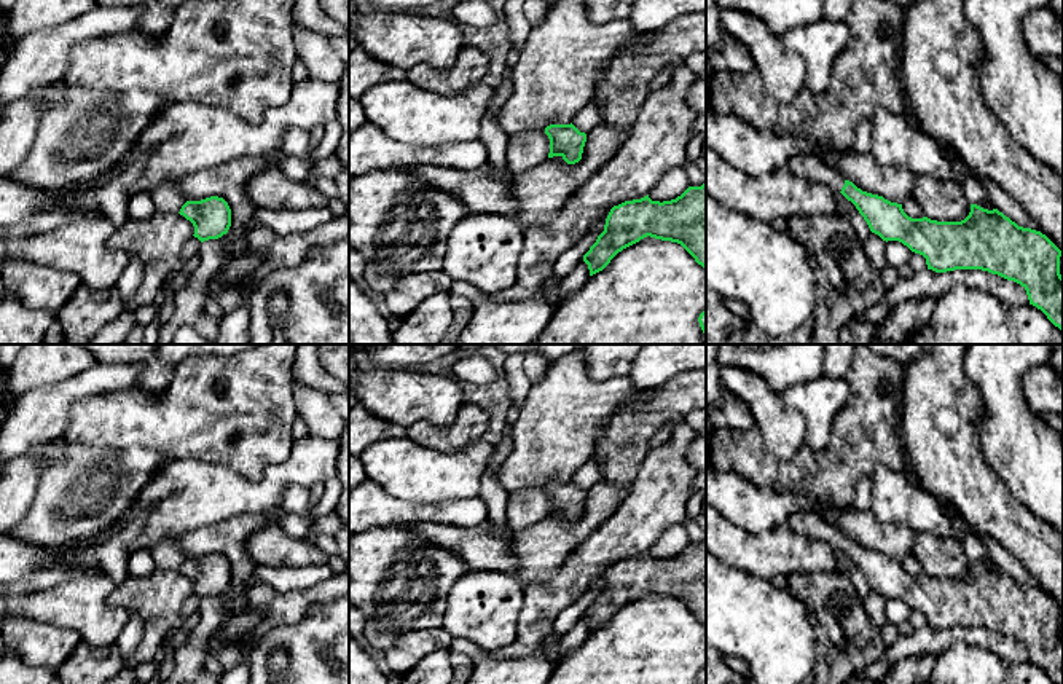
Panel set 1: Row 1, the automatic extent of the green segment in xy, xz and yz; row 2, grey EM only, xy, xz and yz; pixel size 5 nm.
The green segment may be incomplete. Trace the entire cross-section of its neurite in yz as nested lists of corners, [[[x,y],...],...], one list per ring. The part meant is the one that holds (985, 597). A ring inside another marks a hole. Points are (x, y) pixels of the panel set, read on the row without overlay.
[[[818,512],[795,513],[786,525],[797,533],[824,541],[835,550],[841,550],[856,563],[872,590],[886,599],[899,598],[912,609],[923,612],[928,627],[936,630],[982,627],[1014,638],[1026,647],[1030,662],[1041,666],[1055,684],[1063,684],[1063,633],[1060,631],[1063,609],[1041,588],[1018,584],[998,566],[988,568],[977,561],[971,561],[969,572],[961,579],[912,576],[904,569],[902,561],[862,548],[846,537],[837,525],[830,525],[819,517]]]

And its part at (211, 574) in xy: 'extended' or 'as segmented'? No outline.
as segmented

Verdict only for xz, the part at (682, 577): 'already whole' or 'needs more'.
already whole

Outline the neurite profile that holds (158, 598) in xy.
[[[158,568],[150,576],[126,576],[115,584],[108,604],[135,612],[143,620],[143,636],[126,662],[127,668],[159,658],[163,639],[193,592],[194,584],[183,572]]]

